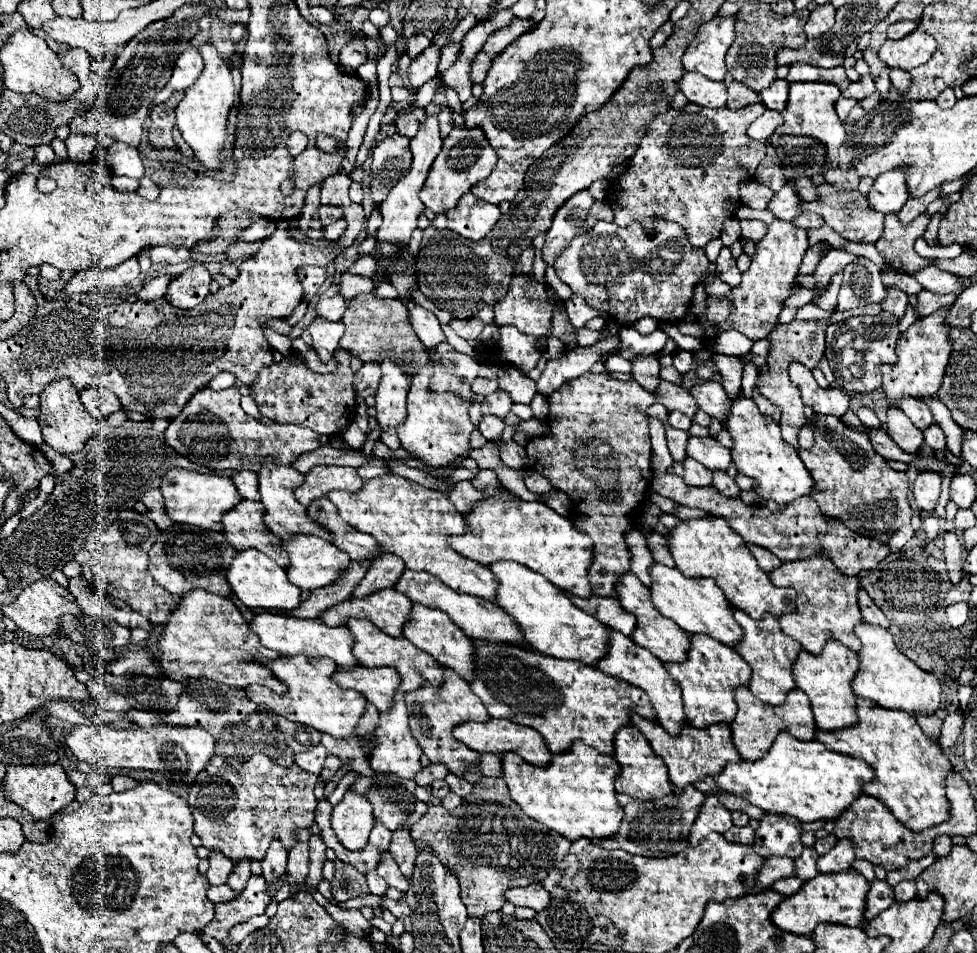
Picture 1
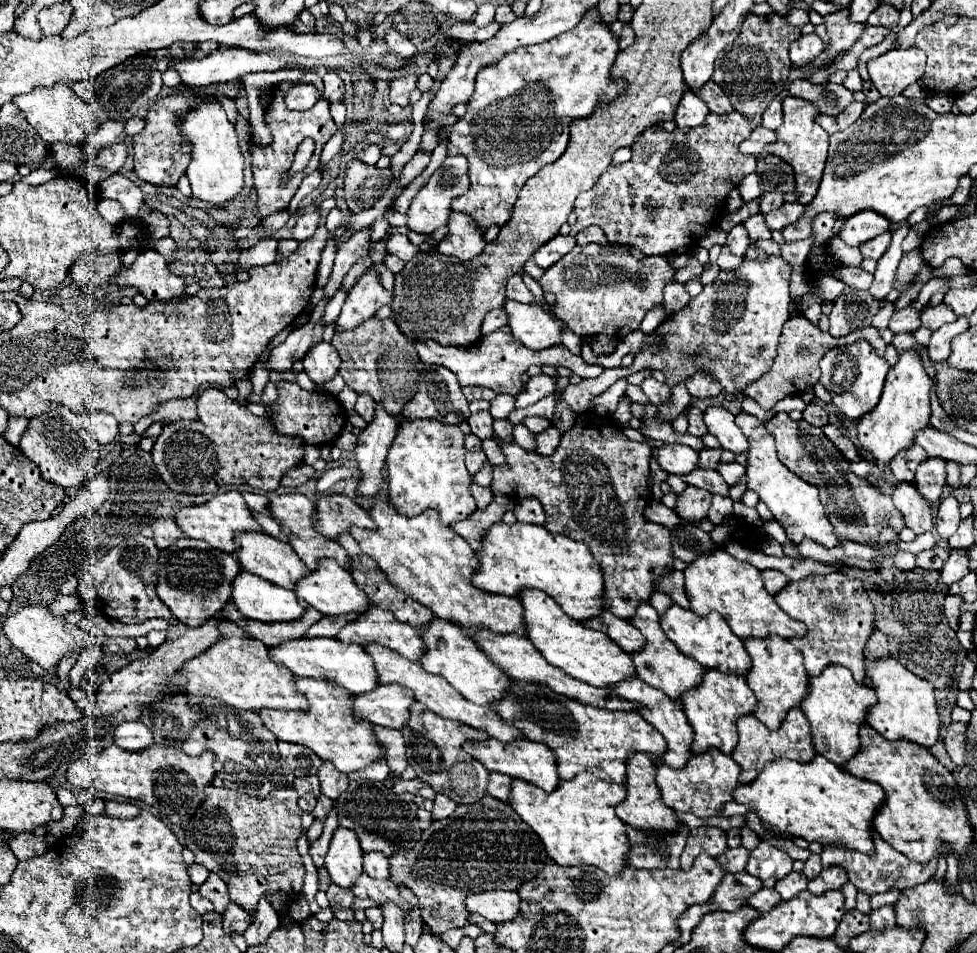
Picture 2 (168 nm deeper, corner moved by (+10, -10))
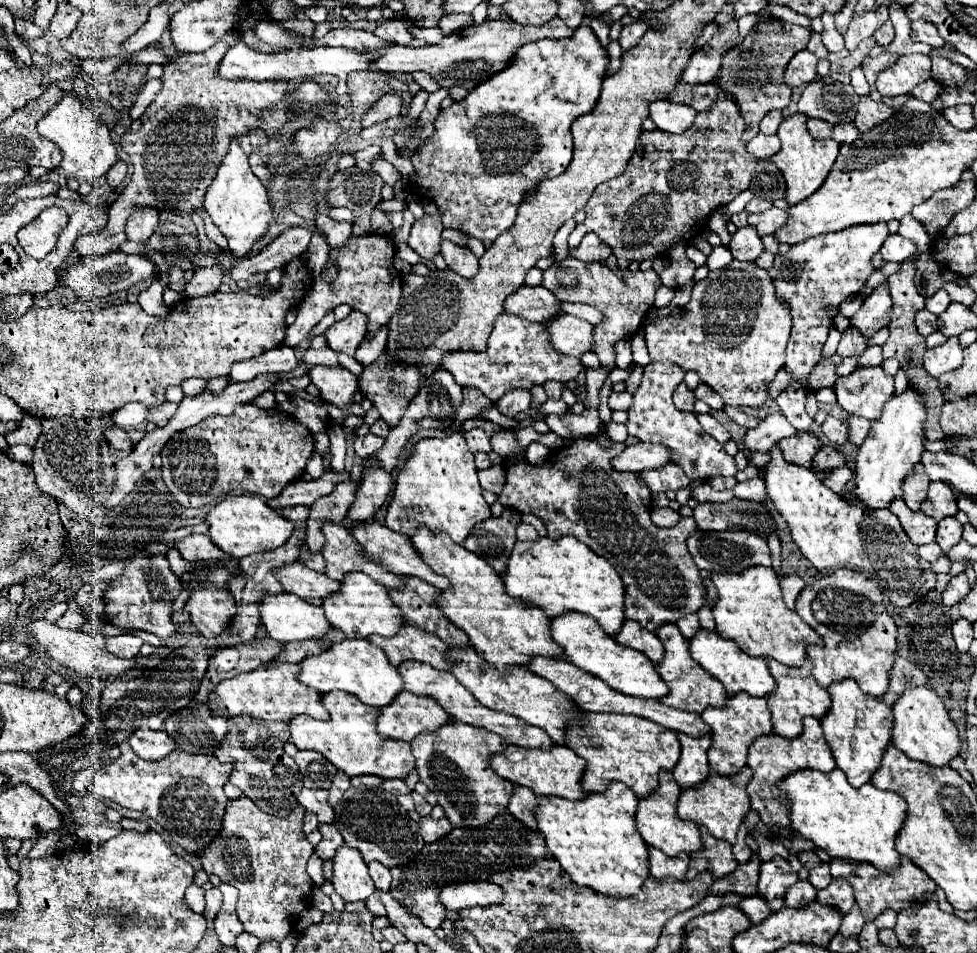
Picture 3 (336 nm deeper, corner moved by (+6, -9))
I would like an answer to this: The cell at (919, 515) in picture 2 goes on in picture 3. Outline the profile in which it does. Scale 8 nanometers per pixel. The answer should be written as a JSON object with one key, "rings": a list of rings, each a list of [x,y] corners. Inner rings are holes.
{"rings":[[[892,501],[890,511],[900,519],[902,529],[914,545],[932,543],[936,537],[936,521],[922,511],[910,511],[904,501]]]}

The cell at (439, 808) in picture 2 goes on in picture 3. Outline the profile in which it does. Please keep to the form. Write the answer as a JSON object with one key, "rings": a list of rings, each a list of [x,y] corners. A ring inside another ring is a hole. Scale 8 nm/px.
{"rings":[[[438,805],[432,809],[432,813],[428,817],[420,819],[420,835],[426,843],[434,843],[434,841],[442,839],[444,833],[448,833],[450,829],[452,829],[452,825]]]}

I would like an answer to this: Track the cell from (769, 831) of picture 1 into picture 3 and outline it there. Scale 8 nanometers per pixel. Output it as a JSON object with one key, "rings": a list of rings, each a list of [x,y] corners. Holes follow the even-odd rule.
{"rings":[[[776,857],[772,861],[762,863],[760,867],[758,895],[766,899],[772,913],[776,913],[784,907],[786,889],[792,887],[796,881],[798,881],[798,875],[790,869],[790,863],[784,861],[782,857]]]}

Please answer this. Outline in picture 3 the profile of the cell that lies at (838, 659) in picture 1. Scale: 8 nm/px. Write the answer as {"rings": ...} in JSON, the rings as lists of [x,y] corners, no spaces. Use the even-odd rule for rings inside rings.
{"rings":[[[852,679],[832,683],[828,687],[832,697],[832,707],[822,719],[824,737],[834,753],[838,769],[842,769],[852,787],[862,787],[872,779],[882,763],[882,755],[890,745],[890,729],[894,723],[892,709],[882,701],[882,697],[870,697],[858,689]]]}

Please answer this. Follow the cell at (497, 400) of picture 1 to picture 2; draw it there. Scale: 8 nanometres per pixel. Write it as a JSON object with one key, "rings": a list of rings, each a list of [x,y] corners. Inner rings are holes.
{"rings":[[[476,412],[476,414],[472,414],[472,416],[468,418],[468,424],[470,424],[472,432],[474,432],[478,438],[482,438],[482,440],[492,438],[492,434],[494,434],[492,422],[494,422],[494,420],[492,420],[490,412]]]}

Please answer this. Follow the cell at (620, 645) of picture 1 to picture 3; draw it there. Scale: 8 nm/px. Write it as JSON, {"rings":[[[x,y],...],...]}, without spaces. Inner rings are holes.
{"rings":[[[678,733],[682,755],[678,765],[674,767],[674,779],[682,789],[698,787],[702,781],[706,781],[706,775],[710,775],[710,765],[706,761],[706,749],[710,749],[710,737],[688,737],[684,733]]]}

